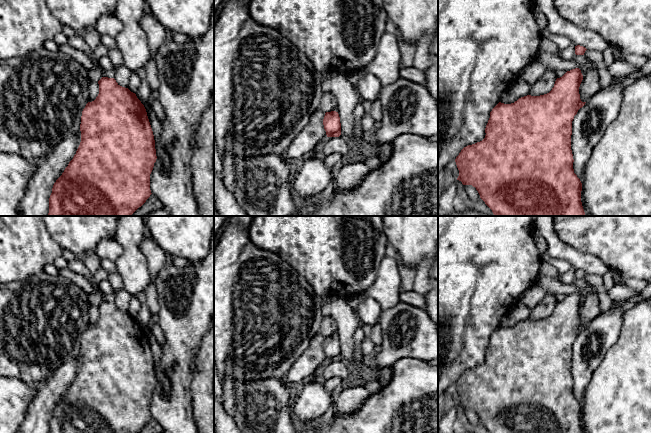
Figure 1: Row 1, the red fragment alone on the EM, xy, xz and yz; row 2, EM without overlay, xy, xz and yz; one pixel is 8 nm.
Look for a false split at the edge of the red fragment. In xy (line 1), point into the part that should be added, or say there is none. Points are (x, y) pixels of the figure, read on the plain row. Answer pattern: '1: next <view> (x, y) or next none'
1: next none

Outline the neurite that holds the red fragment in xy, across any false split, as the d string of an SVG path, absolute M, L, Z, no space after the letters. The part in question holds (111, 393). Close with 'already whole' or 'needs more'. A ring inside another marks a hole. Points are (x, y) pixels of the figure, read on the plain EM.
M102 301L98 308L98 320L82 335L80 369L53 409L49 433L138 433L152 418L150 398L157 380L146 333L135 317L120 310L114 302Z; already whole

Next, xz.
M326 336L323 343L327 361L339 361L341 359L341 347L338 336Z; already whole

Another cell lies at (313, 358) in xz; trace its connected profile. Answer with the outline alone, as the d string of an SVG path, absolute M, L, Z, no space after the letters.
M319 333L312 338L309 347L293 363L290 371L286 375L285 382L288 385L308 380L327 362L323 349L324 340L325 337Z

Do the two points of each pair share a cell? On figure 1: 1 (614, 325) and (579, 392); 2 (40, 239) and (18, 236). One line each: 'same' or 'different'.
1: same
2: same

